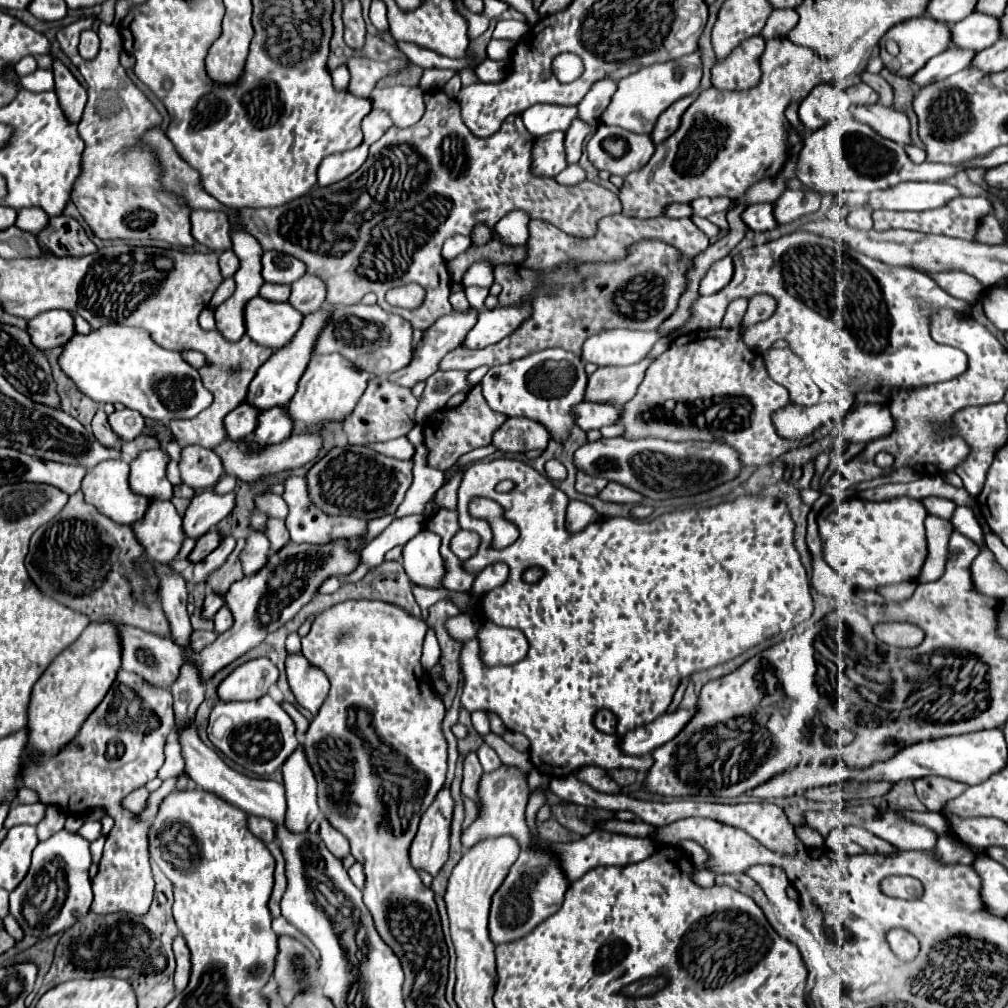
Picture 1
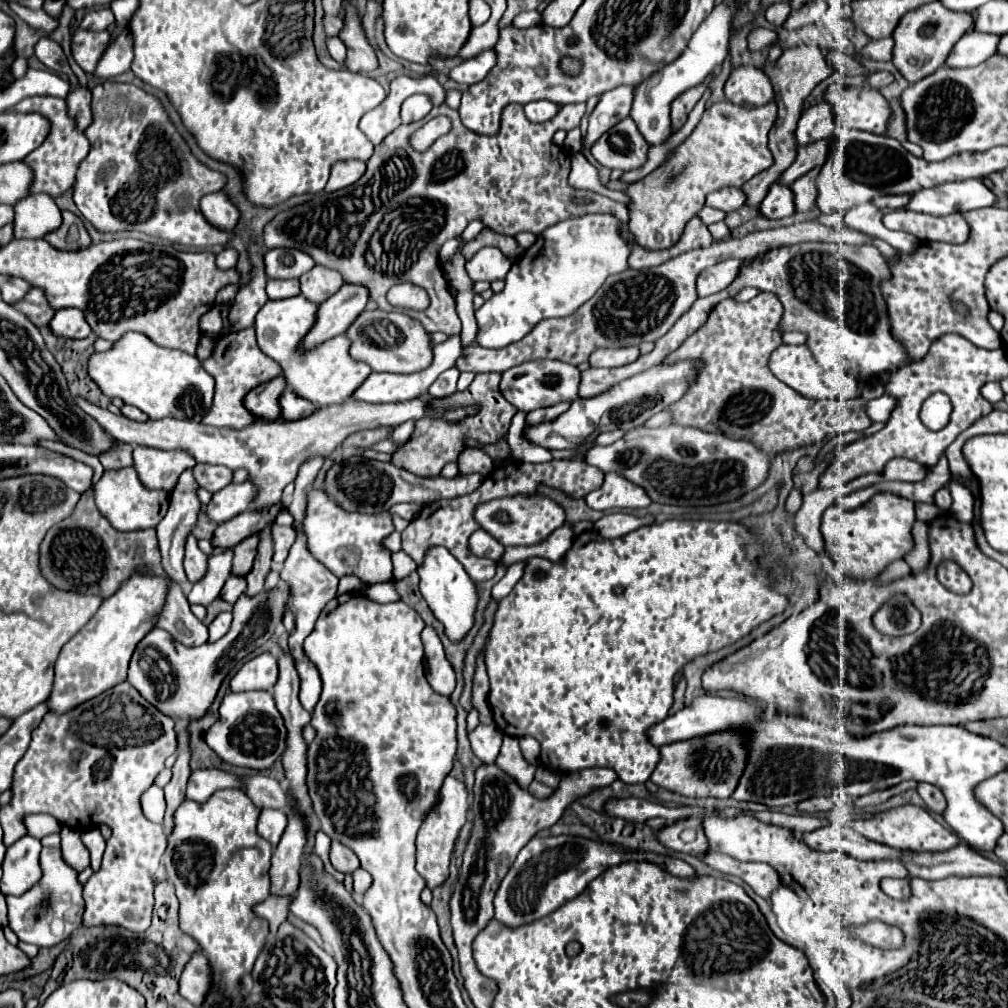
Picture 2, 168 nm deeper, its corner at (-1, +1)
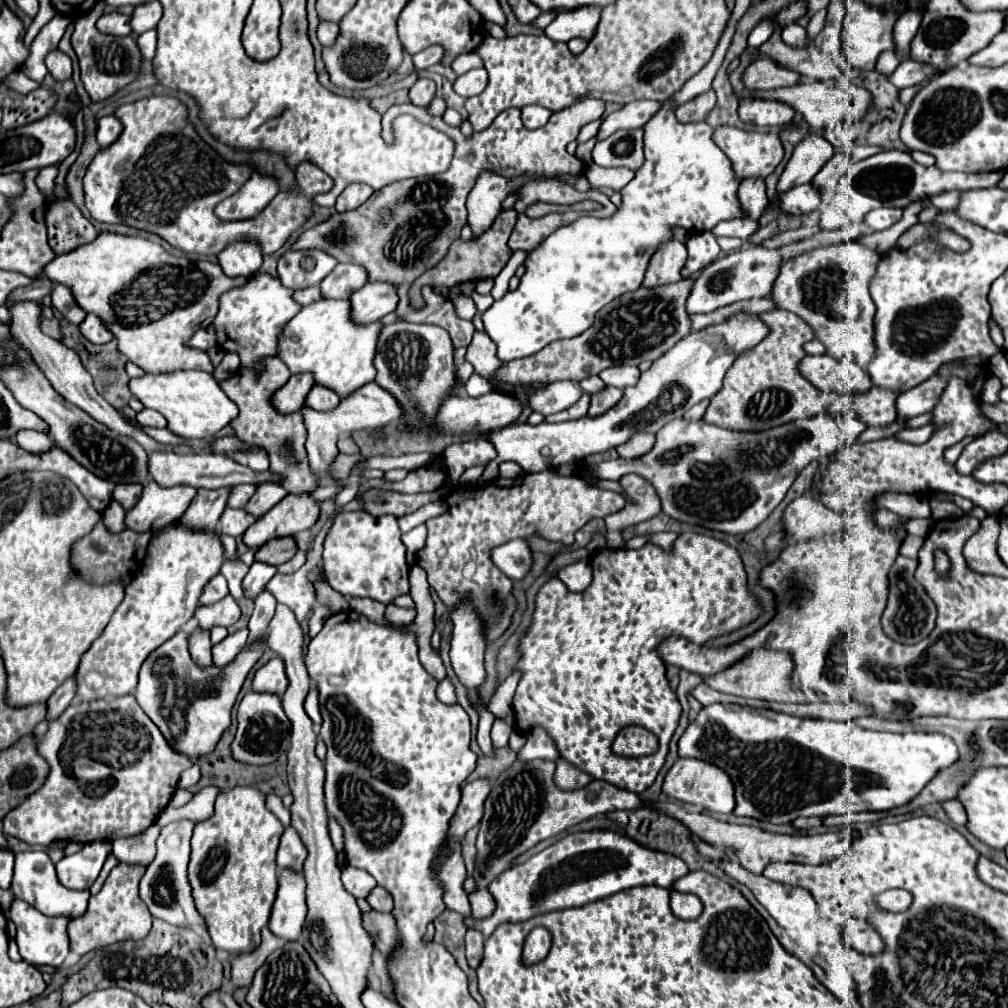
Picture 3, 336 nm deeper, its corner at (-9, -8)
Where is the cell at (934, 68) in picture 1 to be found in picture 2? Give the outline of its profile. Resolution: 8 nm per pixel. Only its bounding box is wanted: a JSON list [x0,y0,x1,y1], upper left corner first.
[947,30,997,68]

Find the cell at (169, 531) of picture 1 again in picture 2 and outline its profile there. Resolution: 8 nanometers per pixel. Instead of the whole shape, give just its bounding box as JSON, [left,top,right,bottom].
[185,534,207,582]

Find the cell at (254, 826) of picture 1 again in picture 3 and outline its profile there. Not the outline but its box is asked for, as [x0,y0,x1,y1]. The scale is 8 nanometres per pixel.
[277,827,307,871]

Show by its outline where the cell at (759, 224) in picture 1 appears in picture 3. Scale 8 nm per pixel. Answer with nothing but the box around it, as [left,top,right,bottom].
[779,183,821,215]

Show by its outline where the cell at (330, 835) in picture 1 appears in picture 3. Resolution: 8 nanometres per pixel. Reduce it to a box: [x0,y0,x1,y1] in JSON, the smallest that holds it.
[341,865,375,899]

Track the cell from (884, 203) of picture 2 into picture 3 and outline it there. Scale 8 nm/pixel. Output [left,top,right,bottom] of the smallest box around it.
[923,191,959,211]

